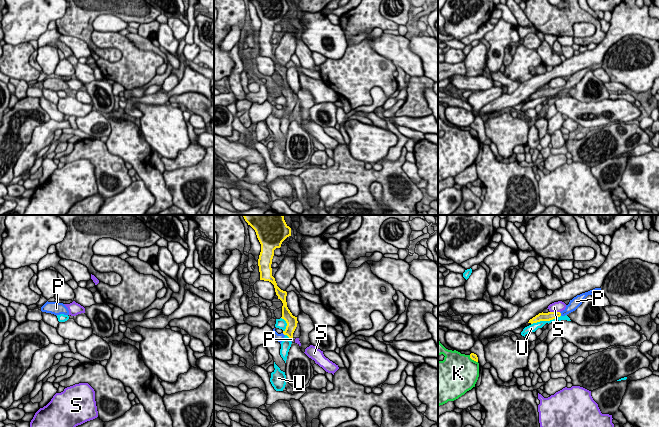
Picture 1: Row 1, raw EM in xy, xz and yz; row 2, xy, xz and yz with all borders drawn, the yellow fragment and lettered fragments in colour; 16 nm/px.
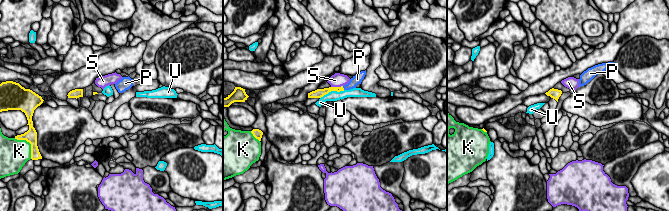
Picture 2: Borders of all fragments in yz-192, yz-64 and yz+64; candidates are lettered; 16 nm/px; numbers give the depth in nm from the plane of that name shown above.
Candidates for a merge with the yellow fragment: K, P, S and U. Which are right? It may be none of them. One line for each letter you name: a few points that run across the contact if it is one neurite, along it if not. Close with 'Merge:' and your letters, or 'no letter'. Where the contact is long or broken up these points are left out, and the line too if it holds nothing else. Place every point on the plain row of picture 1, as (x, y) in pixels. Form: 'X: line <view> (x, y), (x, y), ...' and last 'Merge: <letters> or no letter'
P: line yz (548, 92), (560, 90), (572, 82)
Merge: P

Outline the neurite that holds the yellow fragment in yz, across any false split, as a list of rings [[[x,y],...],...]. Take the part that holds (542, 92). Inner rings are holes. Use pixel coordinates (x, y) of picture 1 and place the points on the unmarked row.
[[[595,64],[593,66],[590,66],[588,68],[582,69],[580,71],[577,71],[576,73],[574,73],[572,76],[570,76],[569,80],[566,81],[566,84],[561,87],[561,88],[548,88],[548,89],[539,89],[538,91],[536,91],[535,93],[533,93],[532,95],[529,96],[528,99],[537,99],[540,97],[550,97],[553,95],[556,95],[560,92],[565,92],[573,87],[575,87],[584,77],[584,75],[588,72],[588,71],[594,71],[598,68],[601,68],[601,64]]]

